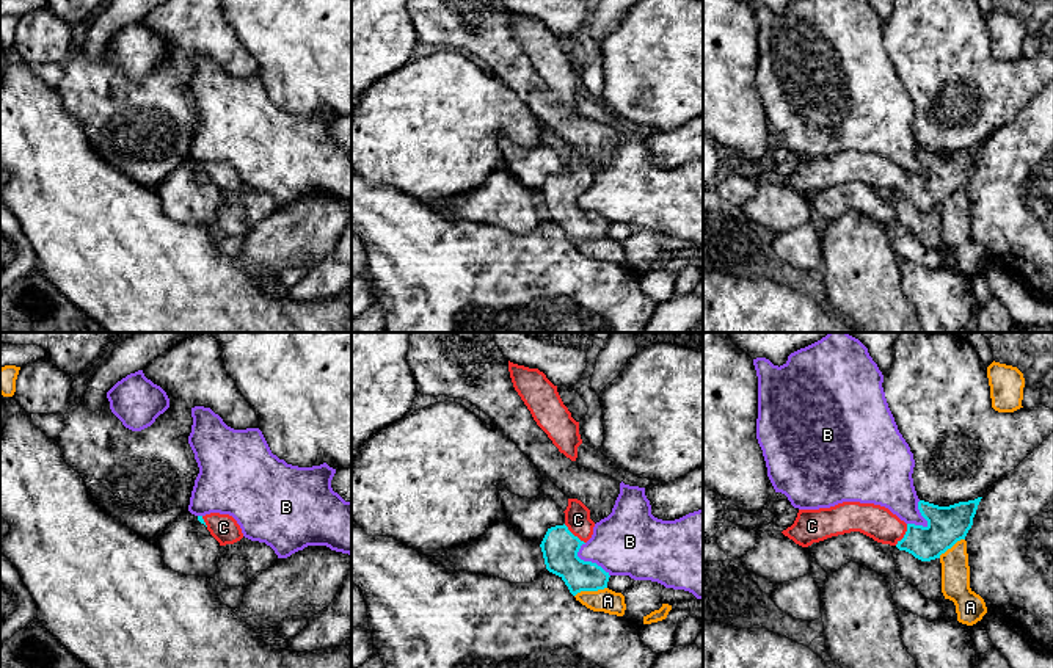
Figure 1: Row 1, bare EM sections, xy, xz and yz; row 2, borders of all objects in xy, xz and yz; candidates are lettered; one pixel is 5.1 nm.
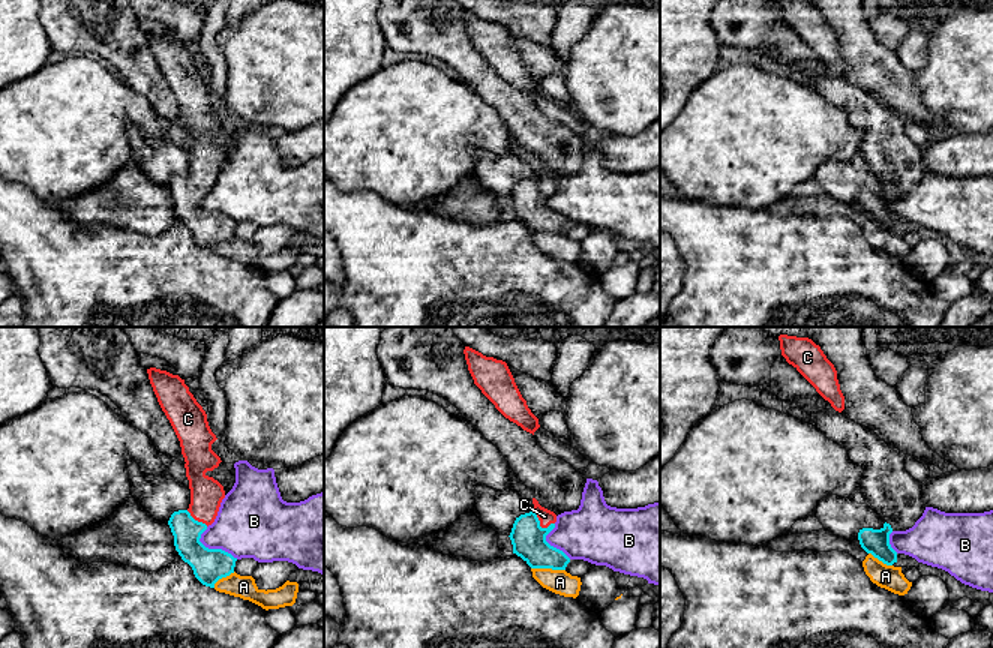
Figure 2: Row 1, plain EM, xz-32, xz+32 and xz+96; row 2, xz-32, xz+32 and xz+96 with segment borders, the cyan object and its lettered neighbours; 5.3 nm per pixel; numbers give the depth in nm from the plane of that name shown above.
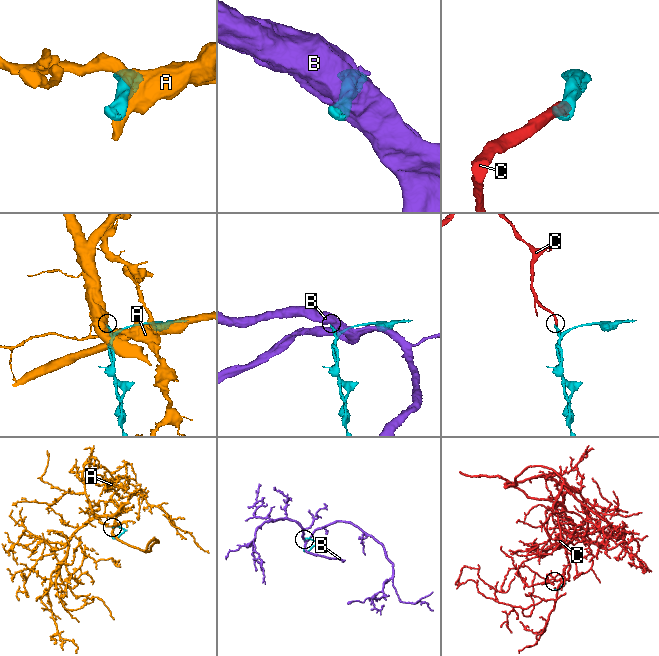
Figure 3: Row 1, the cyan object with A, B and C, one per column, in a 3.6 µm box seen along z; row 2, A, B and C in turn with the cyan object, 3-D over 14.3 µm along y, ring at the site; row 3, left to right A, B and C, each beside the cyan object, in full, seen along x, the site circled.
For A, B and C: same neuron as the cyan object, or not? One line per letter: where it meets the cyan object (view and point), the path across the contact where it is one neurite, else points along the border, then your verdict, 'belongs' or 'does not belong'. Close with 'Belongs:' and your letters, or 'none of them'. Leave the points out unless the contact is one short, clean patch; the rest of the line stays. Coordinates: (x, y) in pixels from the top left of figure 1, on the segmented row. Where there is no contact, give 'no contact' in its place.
A: meets cyan in xz at (590, 590); does not belong
B: meets cyan in xz at (587, 562); does not belong
C: meets cyan in yz at (904, 535); runs through yz (947, 526), (937, 535), (904, 535), (874, 521); belongs
Belongs: C

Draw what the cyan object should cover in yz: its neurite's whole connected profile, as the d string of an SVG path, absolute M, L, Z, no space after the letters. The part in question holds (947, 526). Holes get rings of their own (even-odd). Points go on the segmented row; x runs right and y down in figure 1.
M982 497L938 506L918 502L927 525L905 524L888 508L874 503L843 502L830 508L799 510L791 527L782 533L802 547L832 536L860 532L877 543L896 546L921 561L940 558L965 539Z

